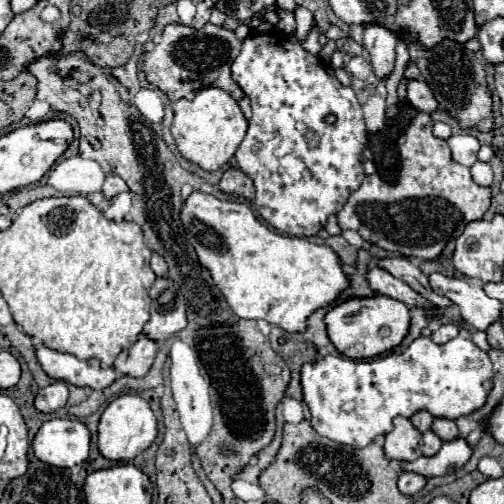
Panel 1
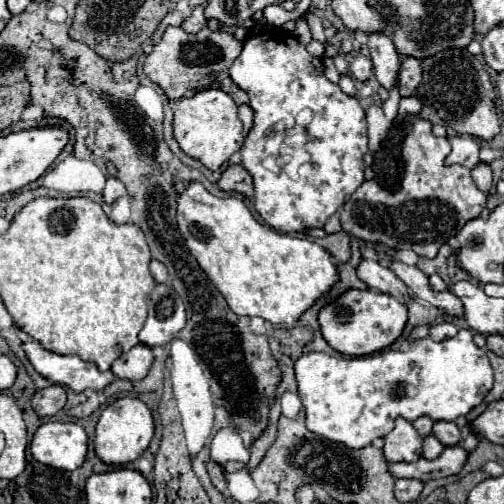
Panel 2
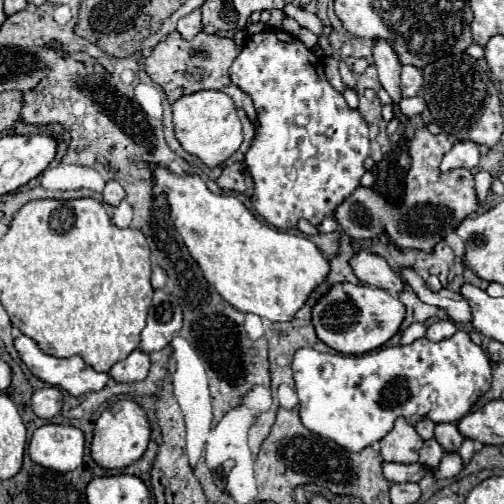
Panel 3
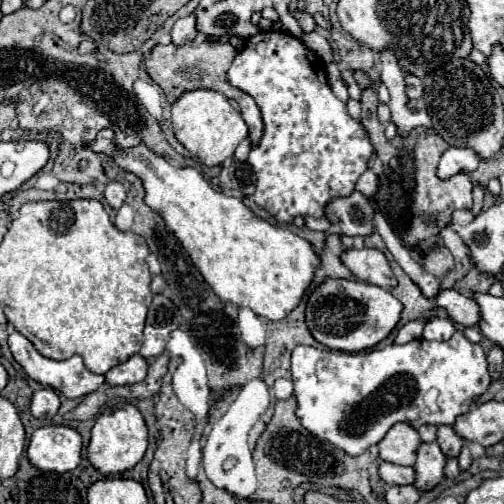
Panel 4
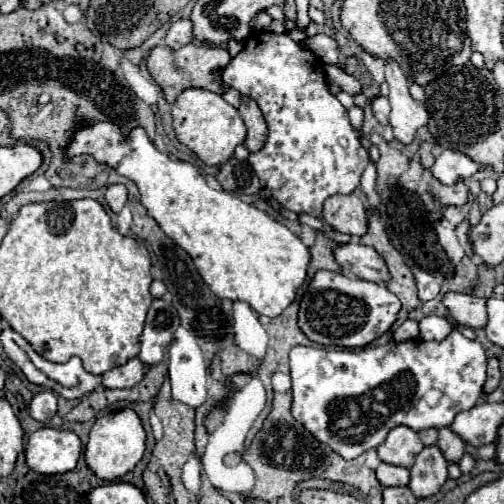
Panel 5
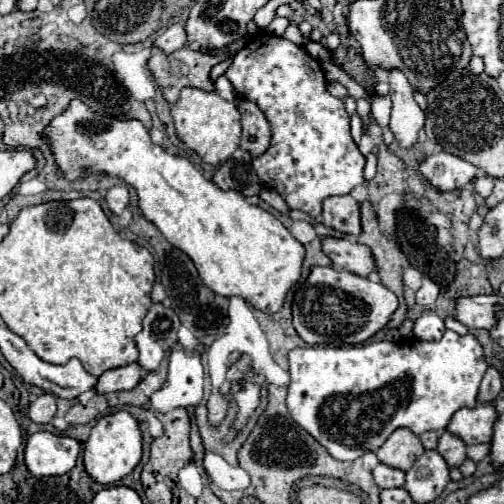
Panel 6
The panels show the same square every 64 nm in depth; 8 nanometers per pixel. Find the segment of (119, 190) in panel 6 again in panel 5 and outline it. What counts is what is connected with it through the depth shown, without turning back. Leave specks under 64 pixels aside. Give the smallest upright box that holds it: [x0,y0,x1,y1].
[106,184,128,214]

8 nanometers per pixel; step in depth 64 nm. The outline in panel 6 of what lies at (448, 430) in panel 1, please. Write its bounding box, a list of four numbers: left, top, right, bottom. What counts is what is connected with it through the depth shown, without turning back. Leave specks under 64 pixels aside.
[438,430,466,468]

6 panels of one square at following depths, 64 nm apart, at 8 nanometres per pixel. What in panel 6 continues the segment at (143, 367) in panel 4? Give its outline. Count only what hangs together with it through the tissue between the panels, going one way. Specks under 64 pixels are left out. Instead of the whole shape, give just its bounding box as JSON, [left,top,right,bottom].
[94,362,142,394]

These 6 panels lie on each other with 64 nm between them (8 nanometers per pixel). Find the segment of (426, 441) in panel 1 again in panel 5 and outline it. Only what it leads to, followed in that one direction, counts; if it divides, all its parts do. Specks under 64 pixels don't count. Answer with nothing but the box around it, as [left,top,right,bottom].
[408,446,448,498]

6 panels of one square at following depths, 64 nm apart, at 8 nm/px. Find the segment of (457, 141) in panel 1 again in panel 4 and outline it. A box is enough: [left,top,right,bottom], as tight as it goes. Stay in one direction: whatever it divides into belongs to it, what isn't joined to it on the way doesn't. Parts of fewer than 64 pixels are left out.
[436,148,480,180]

